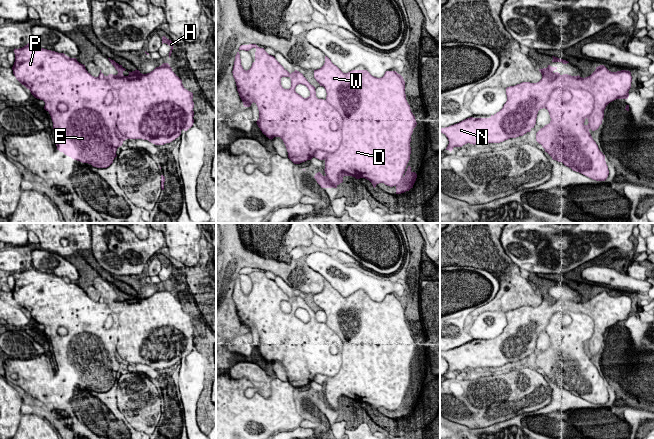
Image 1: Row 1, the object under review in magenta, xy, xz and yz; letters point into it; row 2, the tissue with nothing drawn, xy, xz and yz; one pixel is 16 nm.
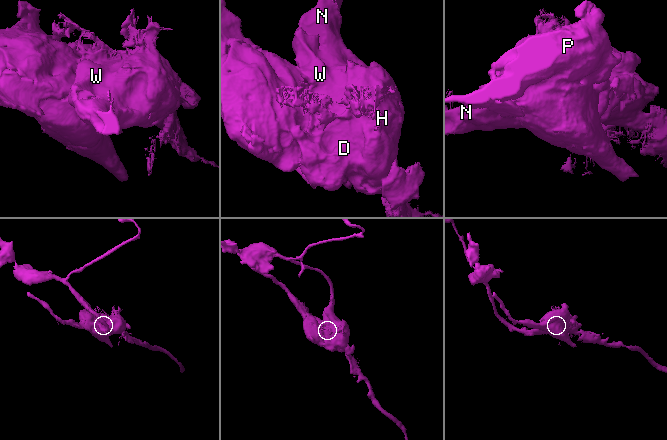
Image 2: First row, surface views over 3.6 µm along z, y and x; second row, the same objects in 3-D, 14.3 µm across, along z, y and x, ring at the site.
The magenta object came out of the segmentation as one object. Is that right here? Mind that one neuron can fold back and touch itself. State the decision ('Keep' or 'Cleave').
Cleave

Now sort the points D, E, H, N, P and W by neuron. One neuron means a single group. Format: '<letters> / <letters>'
D H N W / E P

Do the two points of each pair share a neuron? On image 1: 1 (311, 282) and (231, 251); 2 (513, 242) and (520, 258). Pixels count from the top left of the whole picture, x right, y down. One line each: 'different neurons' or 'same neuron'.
1: same neuron
2: same neuron

